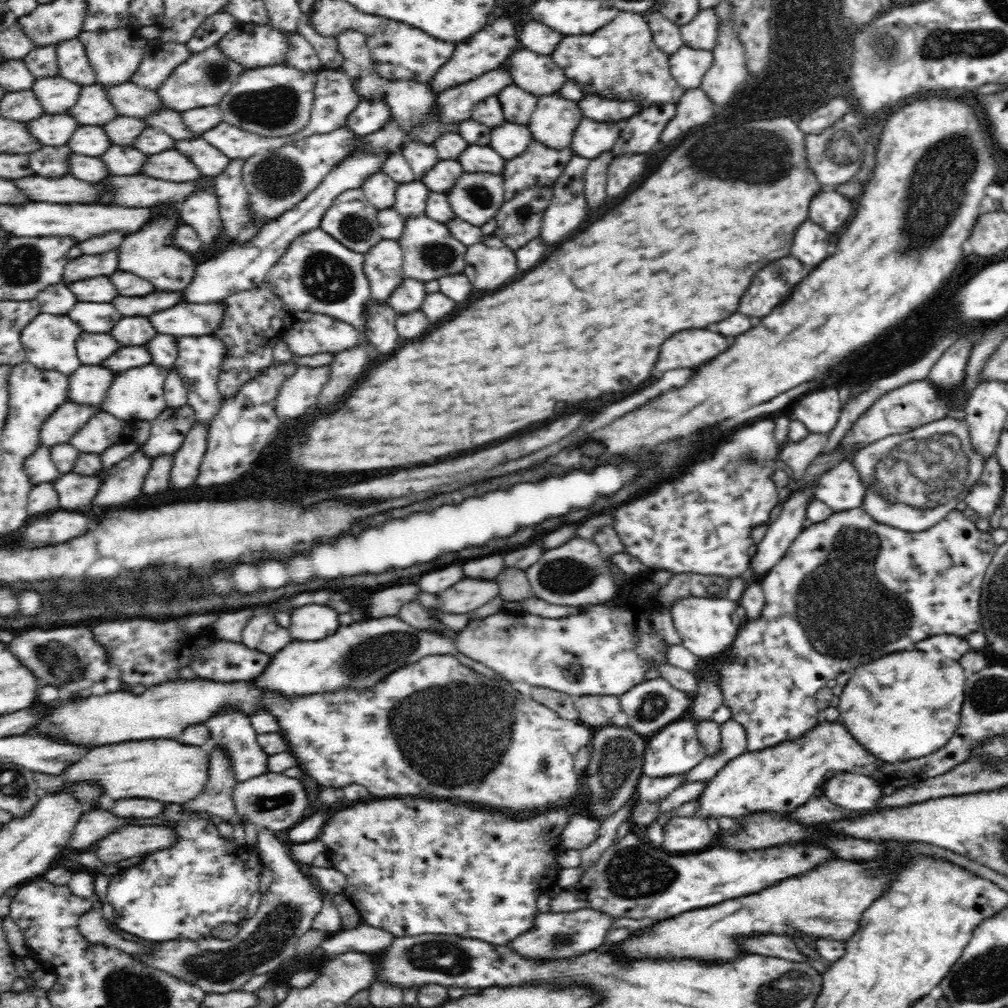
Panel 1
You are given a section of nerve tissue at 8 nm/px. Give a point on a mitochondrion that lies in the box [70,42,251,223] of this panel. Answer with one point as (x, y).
(216, 72)

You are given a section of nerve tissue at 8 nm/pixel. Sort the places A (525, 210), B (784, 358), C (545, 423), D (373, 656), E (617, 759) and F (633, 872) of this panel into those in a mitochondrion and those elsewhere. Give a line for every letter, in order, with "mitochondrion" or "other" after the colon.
A: mitochondrion
B: other
C: other
D: mitochondrion
E: mitochondrion
F: mitochondrion

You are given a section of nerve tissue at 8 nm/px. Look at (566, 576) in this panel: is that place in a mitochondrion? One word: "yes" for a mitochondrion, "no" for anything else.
yes

